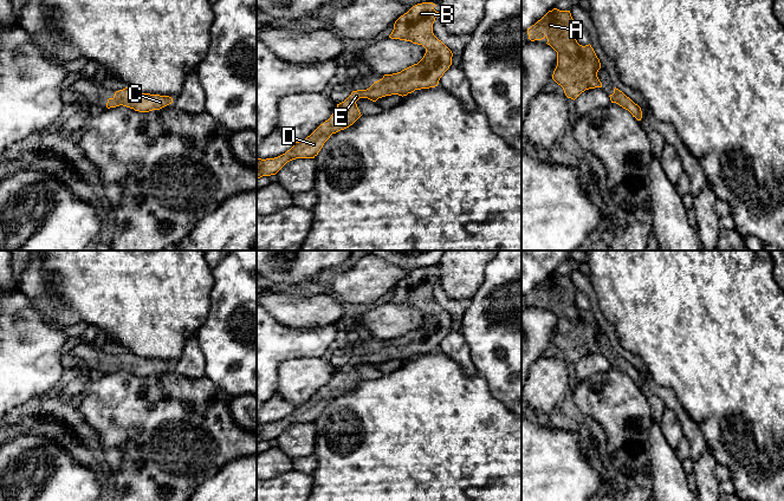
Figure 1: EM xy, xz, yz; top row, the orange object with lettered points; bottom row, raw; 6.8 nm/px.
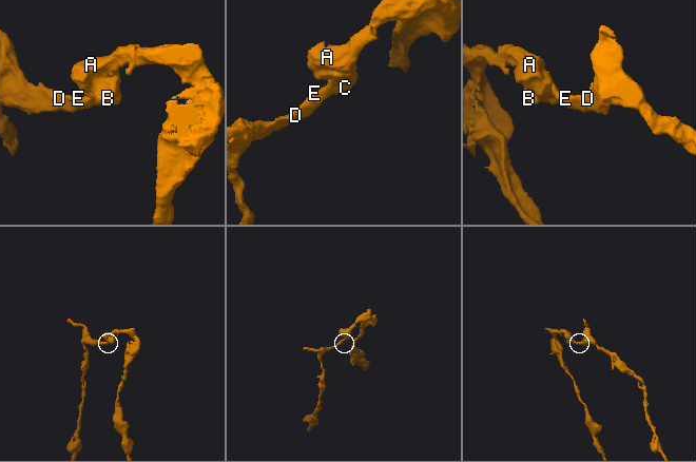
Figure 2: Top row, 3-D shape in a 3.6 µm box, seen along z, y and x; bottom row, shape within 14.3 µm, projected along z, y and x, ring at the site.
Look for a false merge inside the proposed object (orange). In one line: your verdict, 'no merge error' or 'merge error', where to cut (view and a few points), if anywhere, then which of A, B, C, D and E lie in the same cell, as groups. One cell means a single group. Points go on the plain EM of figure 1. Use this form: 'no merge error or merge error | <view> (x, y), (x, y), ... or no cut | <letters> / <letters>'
no merge error | no cut | A B C D E

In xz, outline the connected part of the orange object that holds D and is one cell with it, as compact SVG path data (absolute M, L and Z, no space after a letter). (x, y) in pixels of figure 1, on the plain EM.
M433 267L413 271L394 288L389 302L412 306L426 313L423 323L401 337L384 339L367 354L352 356L342 367L337 369L331 382L320 389L305 404L296 406L285 418L274 423L257 423L257 444L263 441L276 440L287 427L296 423L315 423L332 398L352 390L362 379L356 366L399 359L407 360L415 354L435 352L440 343L452 330L452 315L433 298L433 288L439 276Z

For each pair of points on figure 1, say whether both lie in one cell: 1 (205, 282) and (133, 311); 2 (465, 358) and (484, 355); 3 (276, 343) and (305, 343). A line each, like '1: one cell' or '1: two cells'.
1: one cell
2: two cells
3: one cell

